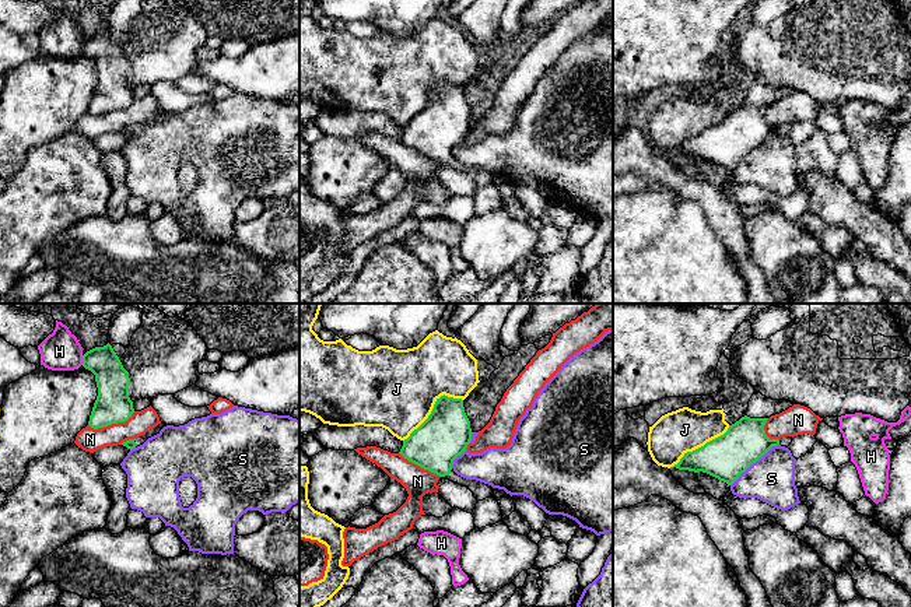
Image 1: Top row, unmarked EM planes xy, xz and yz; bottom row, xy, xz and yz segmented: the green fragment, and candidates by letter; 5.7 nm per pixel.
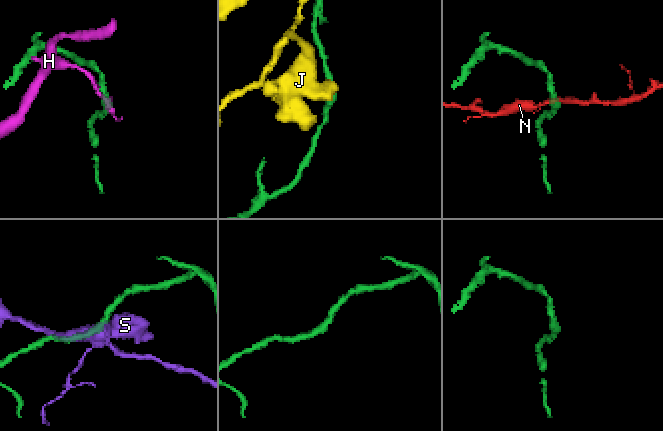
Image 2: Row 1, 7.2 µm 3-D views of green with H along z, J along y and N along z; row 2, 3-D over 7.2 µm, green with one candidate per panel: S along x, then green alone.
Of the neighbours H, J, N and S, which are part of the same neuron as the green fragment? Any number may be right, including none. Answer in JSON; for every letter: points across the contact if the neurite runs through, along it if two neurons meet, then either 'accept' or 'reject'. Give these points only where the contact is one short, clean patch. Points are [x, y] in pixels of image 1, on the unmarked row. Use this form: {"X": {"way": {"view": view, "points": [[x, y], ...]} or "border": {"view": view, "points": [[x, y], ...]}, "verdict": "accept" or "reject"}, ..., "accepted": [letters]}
{"H": {"border": {"view": "xy", "points": [[81, 42], [83, 51]]}, "verdict": "reject"}, "J": {"verdict": "reject"}, "N": {"verdict": "reject"}, "S": {"border": {"view": "yz", "points": [[778, 130], [773, 132], [753, 148], [731, 172]]}, "verdict": "reject"}, "accepted": []}

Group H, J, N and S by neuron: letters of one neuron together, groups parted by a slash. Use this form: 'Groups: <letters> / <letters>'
Groups: H / J / N / S

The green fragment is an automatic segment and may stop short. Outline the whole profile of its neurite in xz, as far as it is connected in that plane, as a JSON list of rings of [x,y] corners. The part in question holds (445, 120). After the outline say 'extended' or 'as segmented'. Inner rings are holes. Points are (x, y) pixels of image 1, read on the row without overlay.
[[[444,81],[437,85],[428,105],[403,127],[399,140],[424,157],[467,173],[479,189],[491,183],[494,175],[476,166],[466,166],[452,155],[453,147],[470,130],[472,120],[463,87]]]; extended

